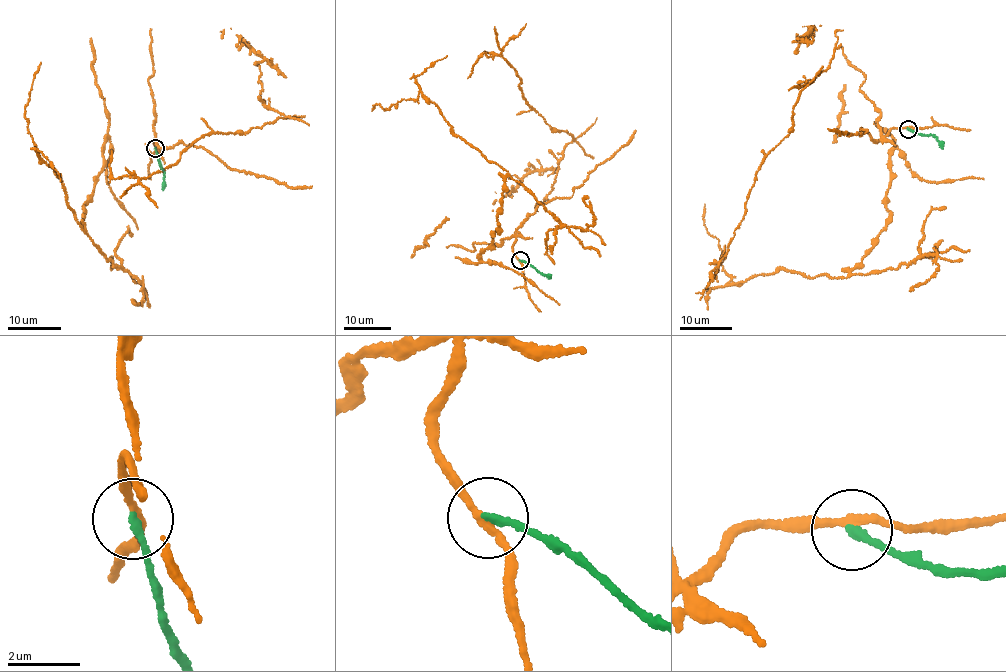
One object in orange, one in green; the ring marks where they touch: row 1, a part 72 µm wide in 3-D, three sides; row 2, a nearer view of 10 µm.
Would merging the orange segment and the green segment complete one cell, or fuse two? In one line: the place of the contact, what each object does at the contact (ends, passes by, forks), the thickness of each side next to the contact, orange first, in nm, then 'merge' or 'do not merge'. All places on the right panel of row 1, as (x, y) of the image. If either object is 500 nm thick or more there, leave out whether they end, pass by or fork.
place (908, 129); orange passes by; green ends; calibres 190 and 200 nm; do not merge

